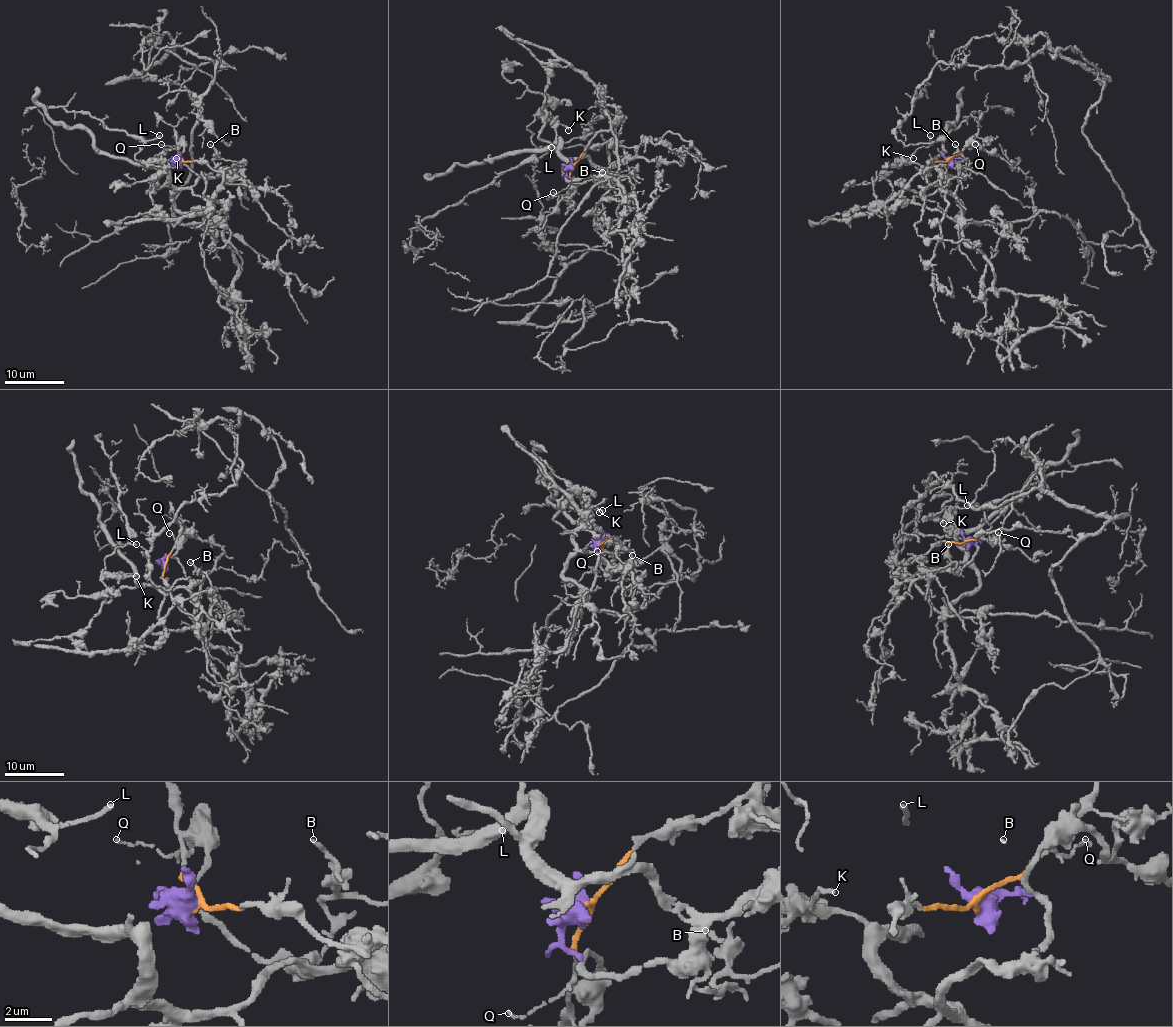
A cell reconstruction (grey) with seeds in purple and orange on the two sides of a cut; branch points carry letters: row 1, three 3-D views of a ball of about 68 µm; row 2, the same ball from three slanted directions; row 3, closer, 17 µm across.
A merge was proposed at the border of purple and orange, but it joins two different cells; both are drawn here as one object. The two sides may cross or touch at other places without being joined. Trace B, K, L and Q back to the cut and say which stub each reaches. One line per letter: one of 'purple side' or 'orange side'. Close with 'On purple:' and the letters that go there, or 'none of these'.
B: purple side
K: purple side
L: purple side
Q: orange side
On purple: B, K, L

